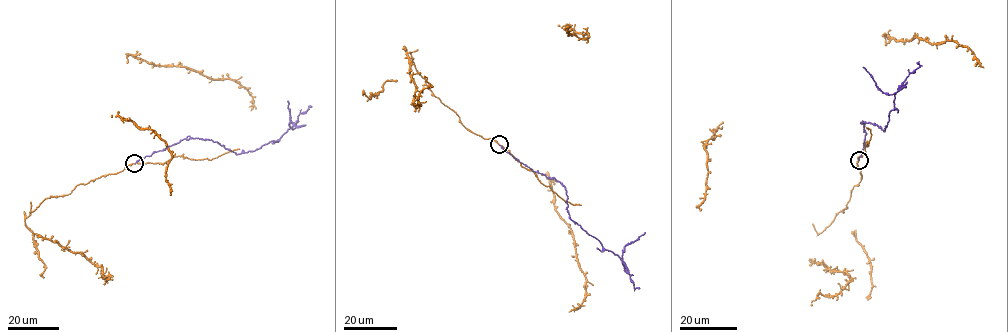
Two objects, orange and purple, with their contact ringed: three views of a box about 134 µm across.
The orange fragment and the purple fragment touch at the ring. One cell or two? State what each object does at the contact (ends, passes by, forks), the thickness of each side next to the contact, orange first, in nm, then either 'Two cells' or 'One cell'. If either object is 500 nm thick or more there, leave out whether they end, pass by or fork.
At the ring orange passes by. At the ring purple ends. Thickness 130 nm (orange) against 130 nm. Two cells

